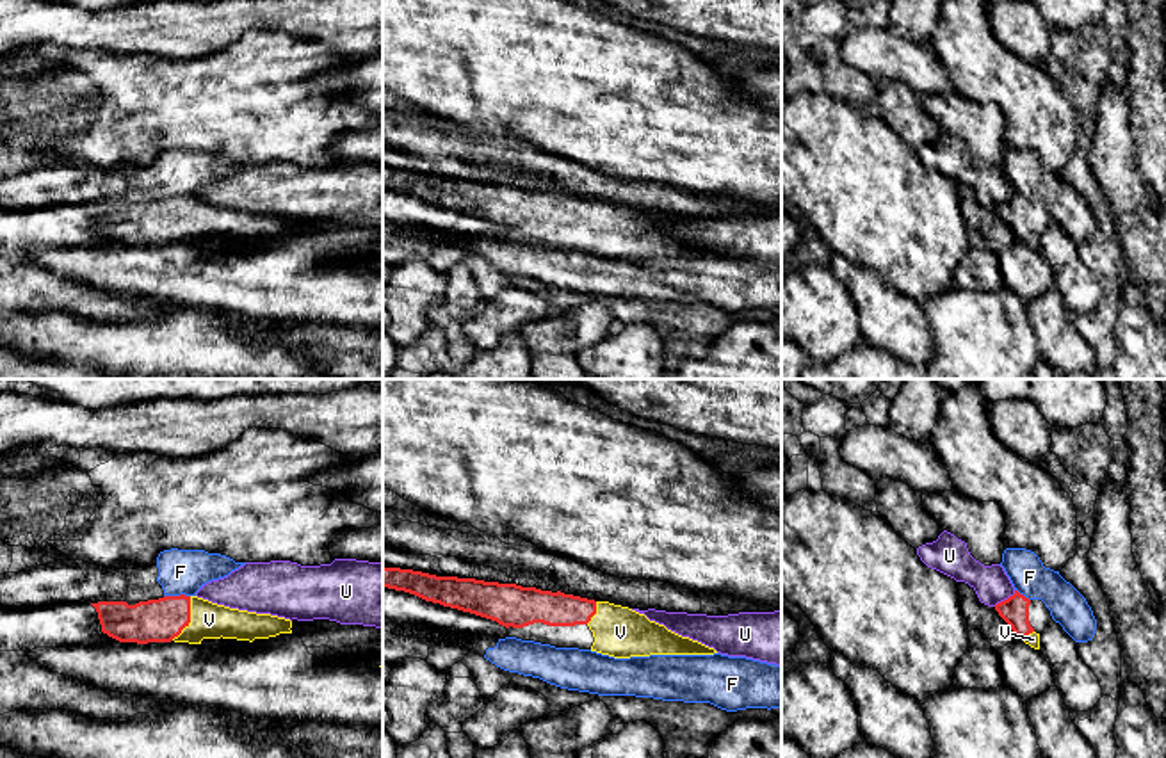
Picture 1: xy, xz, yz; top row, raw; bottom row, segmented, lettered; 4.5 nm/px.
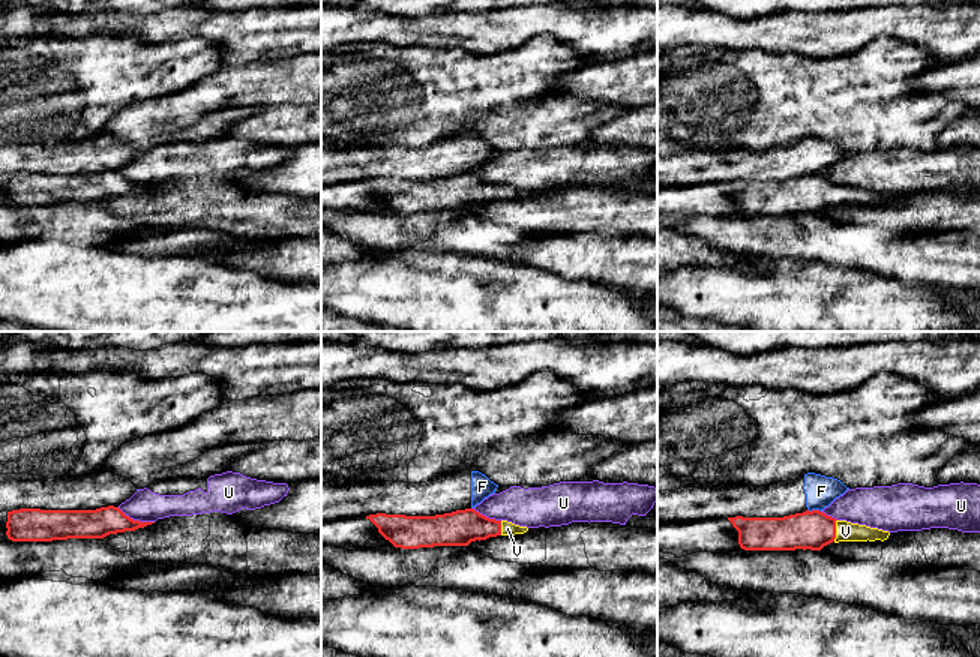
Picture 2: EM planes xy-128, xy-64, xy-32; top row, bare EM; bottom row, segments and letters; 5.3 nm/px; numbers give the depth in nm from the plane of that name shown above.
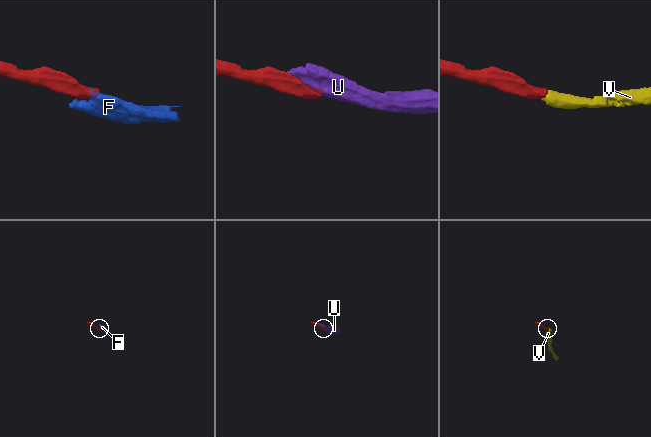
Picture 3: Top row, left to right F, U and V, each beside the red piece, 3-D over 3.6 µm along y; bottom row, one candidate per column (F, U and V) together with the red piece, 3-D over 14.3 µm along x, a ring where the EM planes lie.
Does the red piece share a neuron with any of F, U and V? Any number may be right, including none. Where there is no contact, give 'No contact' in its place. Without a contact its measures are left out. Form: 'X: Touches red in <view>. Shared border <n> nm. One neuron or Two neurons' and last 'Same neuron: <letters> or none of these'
F: Touches red in xy. Shared border 120 nm. Two neurons
U: Touches red in yz. Shared border 120 nm. Two neurons
V: Touches red in xy. Shared border 220 nm. One neuron
Same neuron: V

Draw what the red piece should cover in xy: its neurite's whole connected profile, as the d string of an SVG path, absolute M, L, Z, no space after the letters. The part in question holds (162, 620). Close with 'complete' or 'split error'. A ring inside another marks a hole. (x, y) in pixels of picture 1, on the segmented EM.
M164 596L139 601L91 603L101 632L119 642L189 642L203 639L269 639L292 633L292 621L271 614L256 614L212 603L198 596Z; split error

